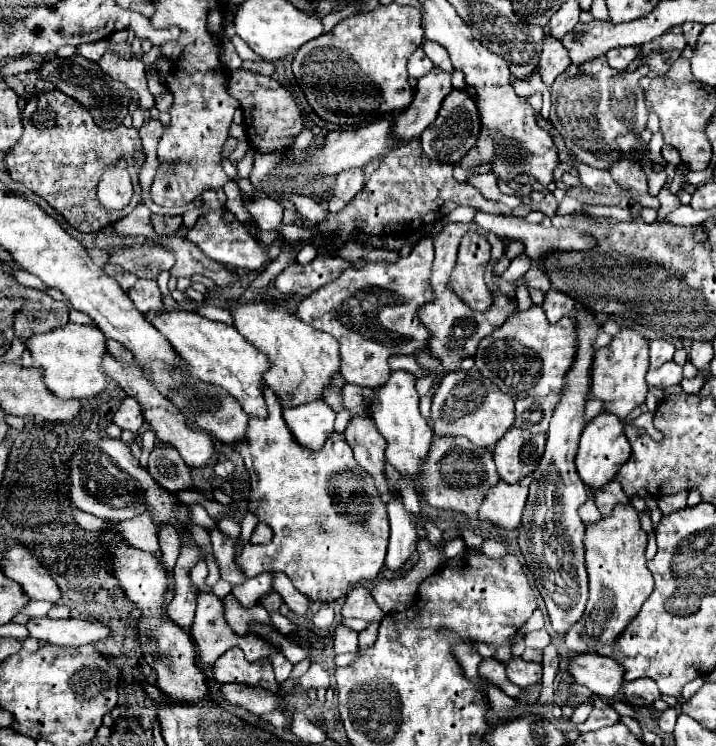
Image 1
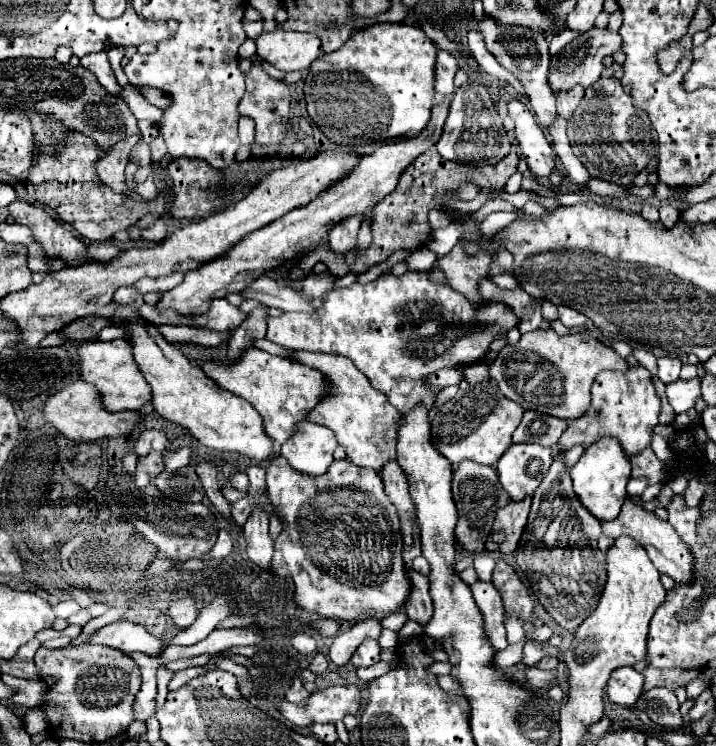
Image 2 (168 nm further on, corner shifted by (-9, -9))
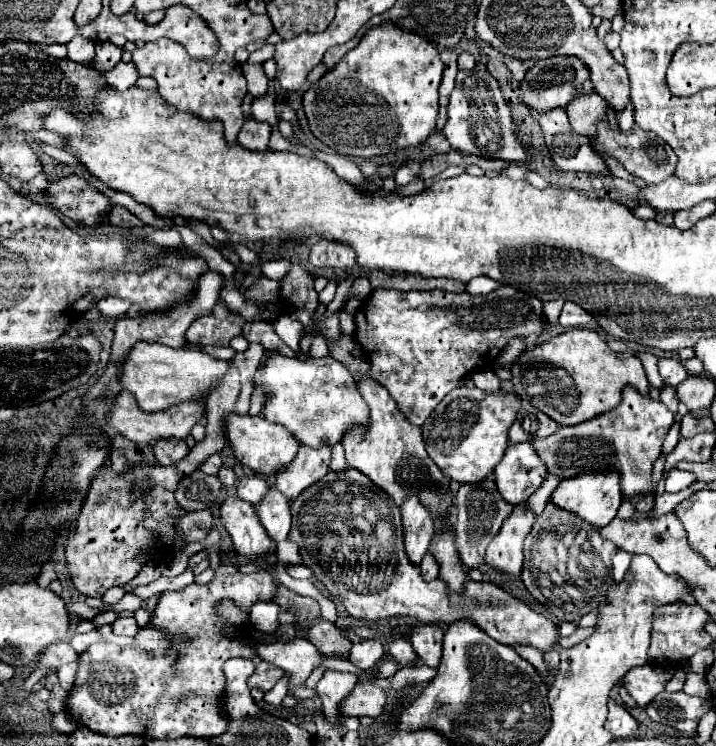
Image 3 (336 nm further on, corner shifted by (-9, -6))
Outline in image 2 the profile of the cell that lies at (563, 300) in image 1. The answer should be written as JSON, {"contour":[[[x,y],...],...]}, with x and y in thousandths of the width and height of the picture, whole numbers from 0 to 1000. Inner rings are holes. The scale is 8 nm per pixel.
{"contour":[[[779,410],[779,421],[782,421],[782,432],[791,437],[791,440],[813,440],[821,434],[821,426],[793,410]]]}

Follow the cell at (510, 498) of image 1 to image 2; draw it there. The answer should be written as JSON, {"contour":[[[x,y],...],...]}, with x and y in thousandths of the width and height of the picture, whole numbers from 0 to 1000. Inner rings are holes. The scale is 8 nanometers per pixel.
{"contour":[[[735,665],[726,673],[712,673],[704,681],[698,681],[687,705],[687,716],[679,724],[682,740],[701,740],[701,743],[721,740],[737,697],[740,676],[743,676],[743,665]]]}

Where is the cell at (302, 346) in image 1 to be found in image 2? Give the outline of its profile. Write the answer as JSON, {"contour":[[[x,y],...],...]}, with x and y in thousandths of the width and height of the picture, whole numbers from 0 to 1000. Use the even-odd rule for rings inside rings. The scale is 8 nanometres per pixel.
{"contour":[[[411,472],[411,480],[433,493],[441,493],[458,504],[464,517],[469,520],[469,531],[458,531],[450,536],[430,558],[430,563],[461,574],[475,598],[483,603],[483,614],[506,627],[520,627],[531,633],[531,627],[553,617],[553,582],[559,571],[559,552],[539,536],[534,525],[517,517],[511,504],[492,488],[489,480],[472,475],[439,475],[439,472]]]}

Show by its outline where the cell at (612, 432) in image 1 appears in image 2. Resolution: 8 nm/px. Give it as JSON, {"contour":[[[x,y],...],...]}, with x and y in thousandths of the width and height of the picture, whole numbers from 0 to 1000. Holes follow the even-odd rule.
{"contour":[[[844,587],[844,590],[832,592],[830,598],[818,601],[818,606],[807,617],[807,622],[796,630],[796,638],[799,638],[802,662],[807,665],[810,676],[827,692],[832,692],[838,700],[858,697],[863,692],[872,670],[877,668],[874,649],[880,643],[880,617],[877,617],[877,611],[872,611],[869,601],[863,598],[863,590]]]}

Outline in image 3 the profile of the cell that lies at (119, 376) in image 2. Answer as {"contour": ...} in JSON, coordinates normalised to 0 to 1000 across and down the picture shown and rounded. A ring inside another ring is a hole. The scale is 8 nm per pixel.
{"contour":[[[193,457],[176,481],[165,489],[165,505],[170,521],[182,524],[190,532],[190,540],[198,551],[226,551],[249,538],[282,532],[296,513],[307,511],[316,500],[316,484],[296,481],[288,471],[243,468],[226,460]]]}

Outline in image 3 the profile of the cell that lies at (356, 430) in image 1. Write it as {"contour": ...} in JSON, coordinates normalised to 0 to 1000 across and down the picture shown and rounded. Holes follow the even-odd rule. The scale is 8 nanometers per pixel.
{"contour":[[[570,664],[561,674],[561,704],[564,704],[564,731],[573,752],[584,757],[598,741],[601,723],[606,717],[606,698],[584,669],[584,664]]]}

